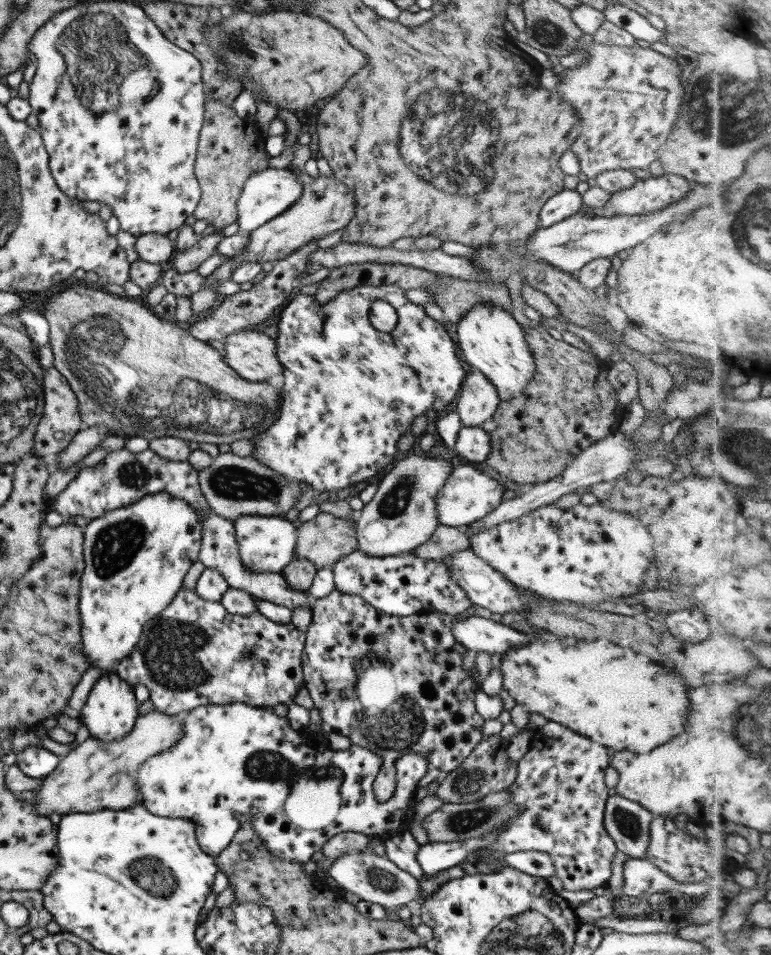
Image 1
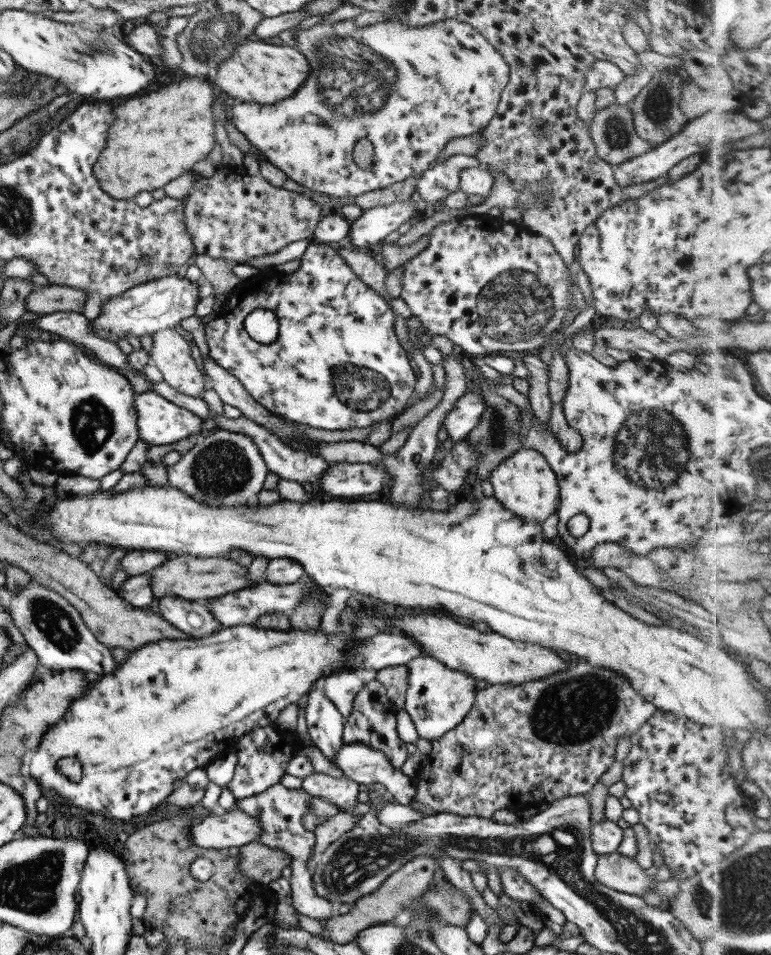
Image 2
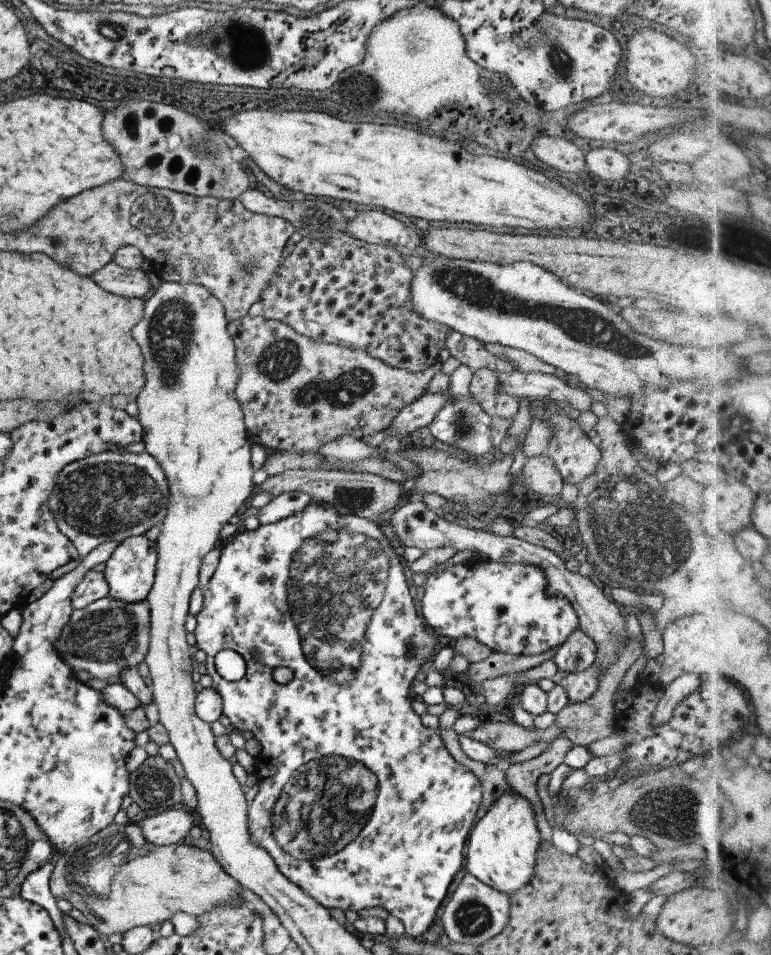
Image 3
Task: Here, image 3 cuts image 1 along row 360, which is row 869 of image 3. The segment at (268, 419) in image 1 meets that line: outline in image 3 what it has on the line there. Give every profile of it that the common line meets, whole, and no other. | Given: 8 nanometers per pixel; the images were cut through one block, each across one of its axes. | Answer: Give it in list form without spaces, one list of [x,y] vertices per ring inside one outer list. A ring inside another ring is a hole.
[[[136,819],[129,821],[123,825],[111,823],[109,826],[102,828],[98,833],[95,833],[87,842],[74,845],[72,848],[67,849],[61,853],[61,856],[57,858],[57,861],[53,865],[53,870],[49,876],[49,888],[55,899],[63,898],[68,900],[72,908],[76,908],[82,912],[86,918],[86,922],[91,925],[102,937],[106,937],[114,932],[124,933],[126,930],[132,929],[138,926],[153,926],[154,924],[162,925],[165,921],[169,921],[170,918],[178,912],[182,912],[191,915],[196,918],[206,913],[210,913],[216,908],[225,907],[226,905],[234,905],[243,902],[239,897],[239,890],[241,885],[225,871],[222,870],[222,866],[213,858],[212,852],[206,849],[199,849],[198,847],[189,846],[185,844],[172,844],[172,845],[156,845],[150,844],[145,841],[145,837],[141,834],[141,829],[136,823]]]

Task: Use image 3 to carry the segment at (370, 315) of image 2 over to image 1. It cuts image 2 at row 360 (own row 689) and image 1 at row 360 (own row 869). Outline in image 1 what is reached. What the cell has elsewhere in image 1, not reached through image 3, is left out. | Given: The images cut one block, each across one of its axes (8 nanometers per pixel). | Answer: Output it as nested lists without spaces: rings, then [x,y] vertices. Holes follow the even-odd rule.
[[[393,284],[379,286],[357,285],[350,289],[339,291],[336,297],[331,298],[325,304],[318,303],[314,295],[296,292],[283,307],[277,310],[276,318],[273,322],[277,325],[277,337],[275,338],[275,350],[277,350],[277,353],[275,353],[275,356],[277,356],[281,368],[283,368],[284,381],[281,391],[279,391],[277,418],[265,431],[261,431],[261,435],[255,435],[250,440],[255,446],[250,458],[253,458],[263,467],[270,469],[287,481],[297,482],[297,484],[305,482],[315,493],[339,491],[348,485],[356,486],[360,482],[368,482],[370,478],[379,474],[389,464],[393,464],[395,462],[394,458],[397,458],[400,454],[399,450],[397,450],[397,440],[408,431],[411,422],[417,416],[421,416],[425,412],[429,412],[429,410],[436,411],[453,404],[455,398],[457,398],[459,388],[461,388],[461,382],[465,378],[465,370],[463,370],[461,362],[457,359],[459,355],[458,347],[443,329],[443,324],[427,316],[420,305],[409,302],[405,297],[405,291]],[[375,300],[383,300],[395,310],[397,320],[395,327],[389,333],[377,331],[369,322],[367,317],[369,306]]]

